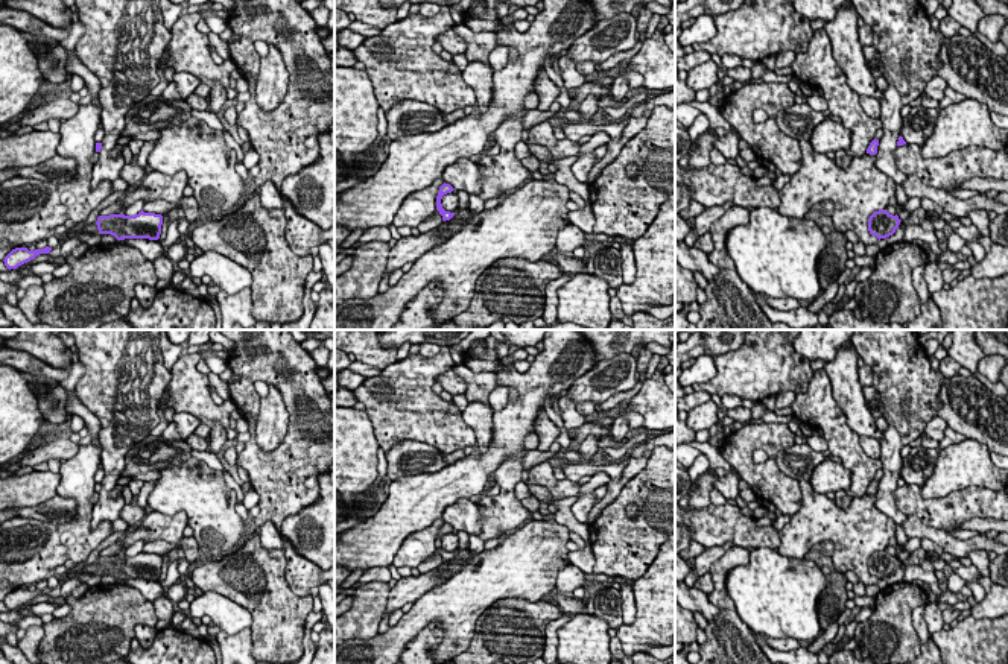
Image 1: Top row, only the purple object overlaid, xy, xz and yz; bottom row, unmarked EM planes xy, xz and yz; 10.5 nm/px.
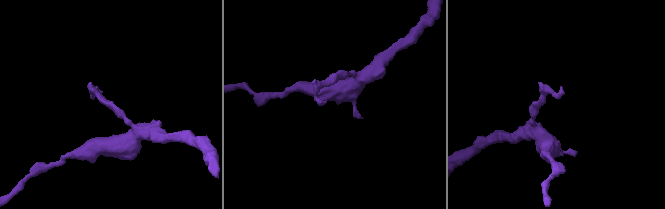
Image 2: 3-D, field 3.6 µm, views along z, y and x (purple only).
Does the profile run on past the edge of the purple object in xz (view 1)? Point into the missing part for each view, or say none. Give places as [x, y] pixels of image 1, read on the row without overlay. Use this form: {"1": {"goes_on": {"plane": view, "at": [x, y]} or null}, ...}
{"1": {"goes_on": null}}

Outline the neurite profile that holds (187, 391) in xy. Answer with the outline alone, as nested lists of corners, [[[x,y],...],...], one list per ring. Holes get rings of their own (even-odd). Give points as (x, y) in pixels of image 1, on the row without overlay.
[[[185,353],[178,359],[170,371],[167,401],[163,403],[160,400],[158,407],[163,410],[170,407],[175,413],[190,413],[210,428],[220,422],[227,430],[228,441],[234,441],[237,432],[230,427],[230,413],[236,409],[236,404],[231,400],[222,404],[213,401],[208,389],[208,375],[196,369],[201,360],[199,353]]]

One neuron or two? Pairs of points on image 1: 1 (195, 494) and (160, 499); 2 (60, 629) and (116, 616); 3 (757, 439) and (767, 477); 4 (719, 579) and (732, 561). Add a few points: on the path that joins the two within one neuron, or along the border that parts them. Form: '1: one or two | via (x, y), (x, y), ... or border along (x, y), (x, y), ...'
1: one | via (186, 494), (169, 496)
2: one | via (73, 626), (102, 622)
3: one | via (748, 450), (748, 462), (756, 470)
4: one | via (719, 575), (727, 565)

